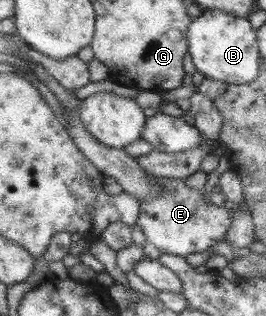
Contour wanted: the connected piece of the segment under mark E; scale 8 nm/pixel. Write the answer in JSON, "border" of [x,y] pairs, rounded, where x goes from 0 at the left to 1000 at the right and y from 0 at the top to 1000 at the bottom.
{"border":[[[590,557],[609,592],[632,598],[617,627],[530,639],[526,696],[515,715],[541,728],[549,759],[590,778],[613,801],[699,813],[737,797],[774,797],[820,766],[857,766],[850,744],[880,712],[865,661],[782,639],[759,604],[707,595],[699,570],[647,570]]]}

